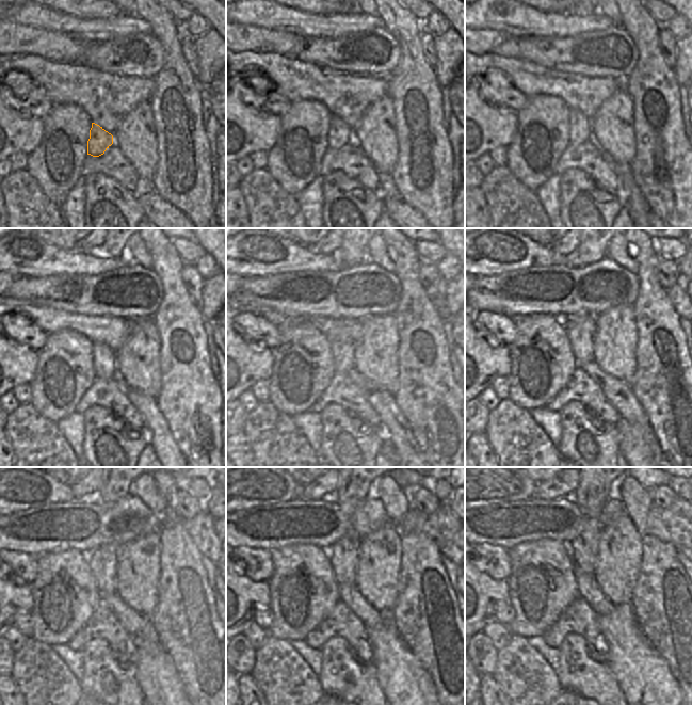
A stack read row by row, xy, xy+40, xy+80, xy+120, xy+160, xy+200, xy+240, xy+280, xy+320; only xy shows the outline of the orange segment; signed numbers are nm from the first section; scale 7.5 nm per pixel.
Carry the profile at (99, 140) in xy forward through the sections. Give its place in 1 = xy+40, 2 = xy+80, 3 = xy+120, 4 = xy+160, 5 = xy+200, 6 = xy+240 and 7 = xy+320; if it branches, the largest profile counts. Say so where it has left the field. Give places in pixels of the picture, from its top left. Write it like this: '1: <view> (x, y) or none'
1: xy+40 (339, 134)
2: xy+80 (579, 125)
3: xy+120 (103, 357)
4: xy+160 (342, 352)
5: xy+200 (580, 330)
6: xy+240 (102, 561)
7: xy+320 (592, 492)

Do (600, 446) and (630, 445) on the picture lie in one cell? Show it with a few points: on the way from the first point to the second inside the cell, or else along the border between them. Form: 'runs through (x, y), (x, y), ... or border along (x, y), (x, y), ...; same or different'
border along (613, 423), (617, 431), (617, 451), (620, 453); different

